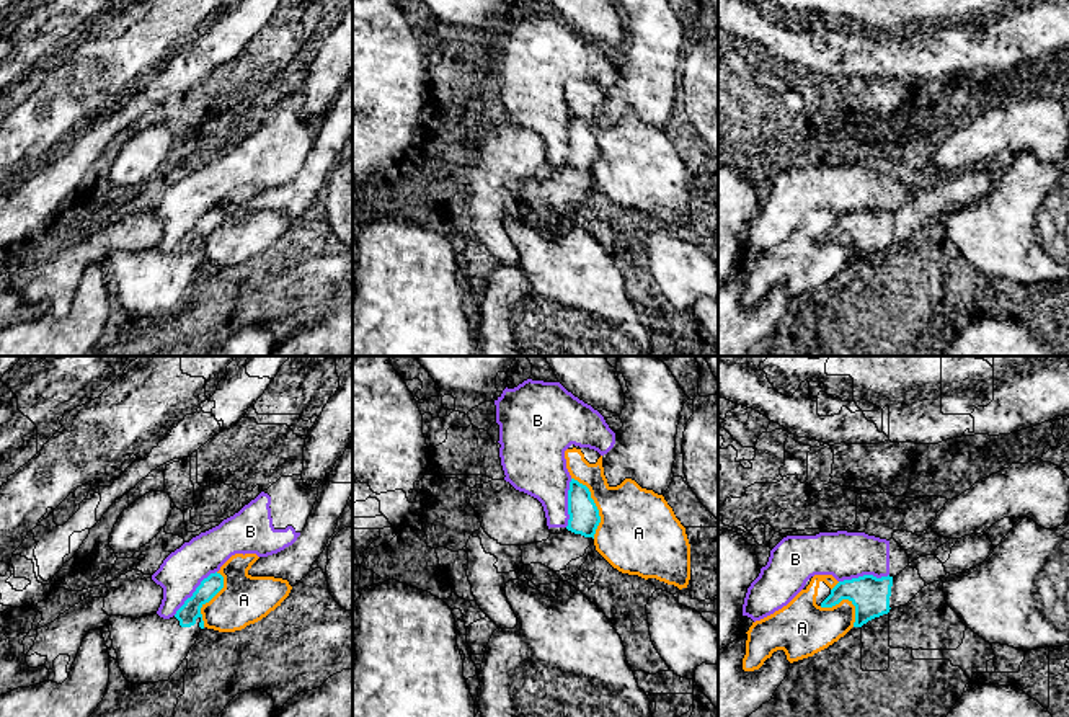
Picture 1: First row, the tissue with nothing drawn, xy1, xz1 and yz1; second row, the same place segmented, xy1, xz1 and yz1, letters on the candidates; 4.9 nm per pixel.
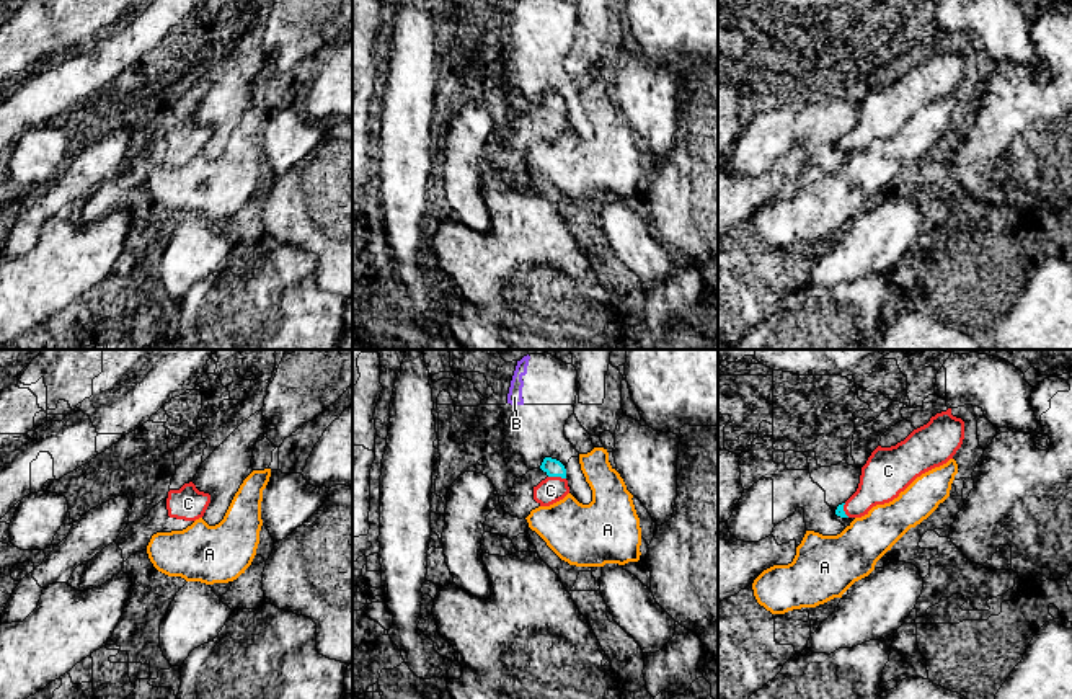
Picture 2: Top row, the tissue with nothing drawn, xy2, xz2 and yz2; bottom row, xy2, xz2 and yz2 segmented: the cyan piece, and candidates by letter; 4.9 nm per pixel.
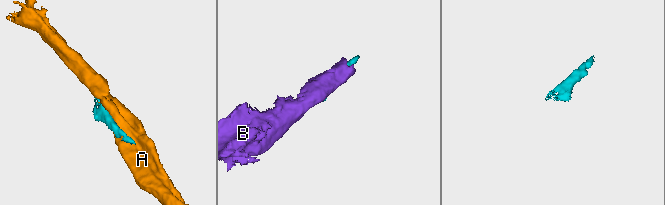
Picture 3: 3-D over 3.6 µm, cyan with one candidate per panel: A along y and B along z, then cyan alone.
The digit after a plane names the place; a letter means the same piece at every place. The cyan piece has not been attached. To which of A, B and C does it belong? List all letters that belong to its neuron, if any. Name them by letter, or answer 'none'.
C

